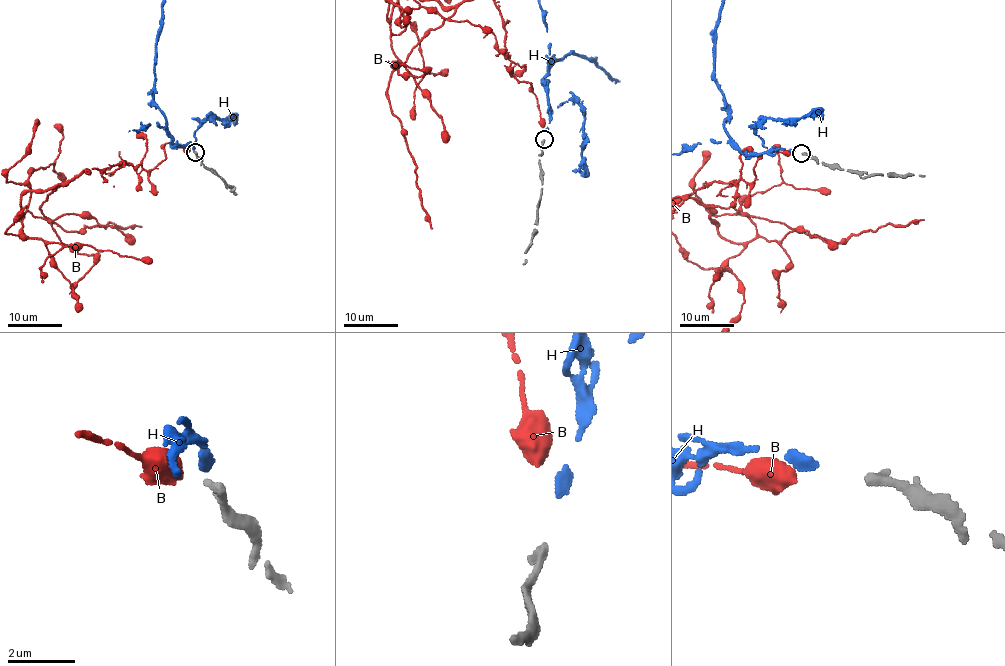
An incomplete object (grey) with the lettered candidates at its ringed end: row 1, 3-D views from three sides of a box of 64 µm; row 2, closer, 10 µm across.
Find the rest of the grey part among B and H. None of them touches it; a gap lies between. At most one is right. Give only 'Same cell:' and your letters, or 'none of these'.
Same cell: H

